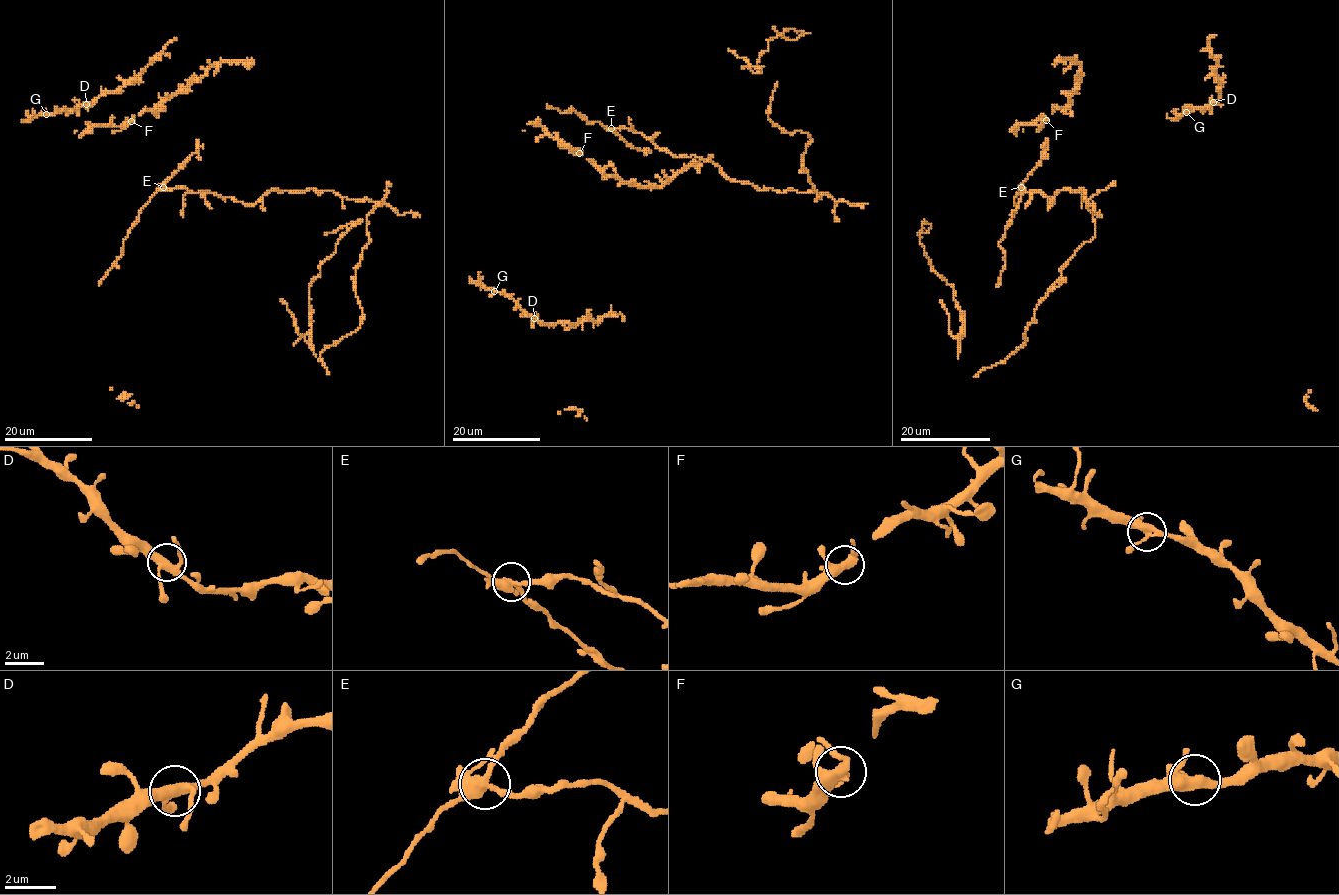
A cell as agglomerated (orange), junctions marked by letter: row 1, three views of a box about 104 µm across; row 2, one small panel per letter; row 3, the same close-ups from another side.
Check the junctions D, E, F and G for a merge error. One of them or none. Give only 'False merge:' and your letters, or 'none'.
False merge: E

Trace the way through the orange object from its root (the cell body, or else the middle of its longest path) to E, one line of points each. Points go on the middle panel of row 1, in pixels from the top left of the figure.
E: (627, 129), (612, 129)

